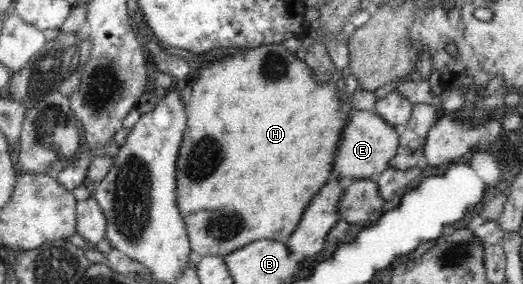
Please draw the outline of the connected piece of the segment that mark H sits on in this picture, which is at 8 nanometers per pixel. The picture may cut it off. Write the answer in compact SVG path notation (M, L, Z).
M283 43L244 48L222 59L213 59L200 69L199 77L192 86L192 95L185 105L186 130L177 161L177 194L179 194L181 216L185 218L185 224L187 224L190 248L202 256L226 256L236 249L245 247L249 242L261 238L287 242L293 235L293 231L299 227L313 197L334 177L333 163L342 143L345 127L349 123L349 113L352 111L352 109L343 111L345 98L342 95L340 81L335 83L330 80L327 83L323 81L319 83L311 65L296 56L293 44Z

